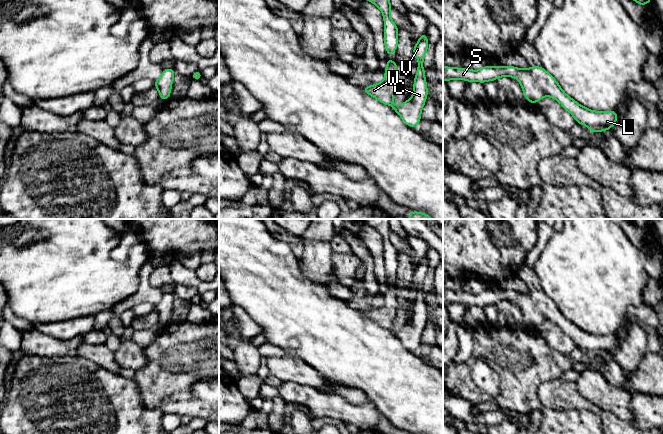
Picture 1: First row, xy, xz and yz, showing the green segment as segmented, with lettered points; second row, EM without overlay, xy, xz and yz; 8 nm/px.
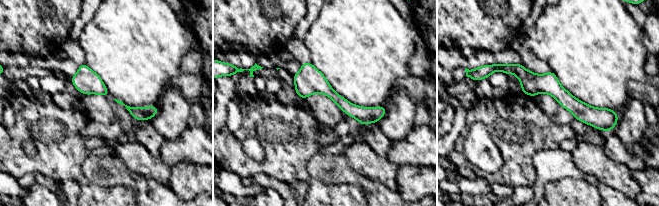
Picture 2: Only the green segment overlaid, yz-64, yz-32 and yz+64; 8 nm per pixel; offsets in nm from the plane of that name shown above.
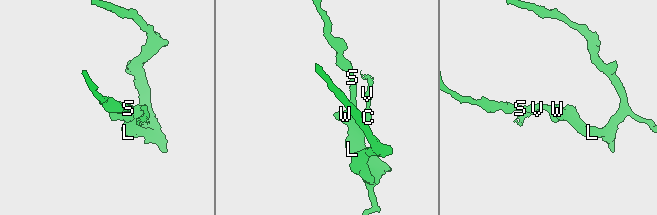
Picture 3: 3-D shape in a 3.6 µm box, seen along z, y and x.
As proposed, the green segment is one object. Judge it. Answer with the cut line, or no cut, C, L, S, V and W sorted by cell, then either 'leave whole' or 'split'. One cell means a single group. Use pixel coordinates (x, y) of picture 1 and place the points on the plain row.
cut none; groups C L S V W; leave whole

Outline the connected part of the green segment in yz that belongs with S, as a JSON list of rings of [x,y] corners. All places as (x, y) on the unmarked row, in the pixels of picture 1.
[[[486,289],[477,295],[465,291],[443,290],[443,305],[445,306],[460,303],[484,308],[505,300],[515,301],[518,304],[528,326],[536,328],[545,320],[549,320],[558,325],[578,348],[587,350],[592,357],[609,355],[618,344],[617,335],[593,335],[580,329],[562,314],[556,303],[542,290],[521,293],[514,290],[493,291]]]

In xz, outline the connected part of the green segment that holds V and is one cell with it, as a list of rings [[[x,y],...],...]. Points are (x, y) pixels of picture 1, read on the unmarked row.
[[[361,219],[365,224],[376,229],[383,238],[384,244],[384,269],[387,276],[387,291],[384,294],[385,303],[371,310],[362,311],[364,317],[374,321],[383,328],[390,330],[404,345],[404,347],[414,353],[421,345],[421,336],[428,319],[428,312],[425,302],[423,286],[428,274],[428,260],[424,256],[419,260],[419,264],[413,271],[413,279],[417,282],[418,290],[414,301],[414,314],[412,322],[406,324],[398,330],[393,329],[393,321],[396,310],[399,307],[397,299],[398,287],[388,281],[397,275],[398,271],[398,250],[390,240],[392,230],[389,219]]]

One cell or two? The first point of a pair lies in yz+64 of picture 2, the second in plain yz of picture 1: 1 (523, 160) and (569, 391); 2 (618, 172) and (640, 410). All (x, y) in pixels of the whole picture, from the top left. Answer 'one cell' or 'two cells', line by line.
1: two cells
2: two cells

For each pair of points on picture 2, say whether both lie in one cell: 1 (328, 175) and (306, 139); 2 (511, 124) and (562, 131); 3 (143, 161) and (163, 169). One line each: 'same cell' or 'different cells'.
1: different cells
2: same cell
3: same cell

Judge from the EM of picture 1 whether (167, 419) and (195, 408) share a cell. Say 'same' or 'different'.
different

